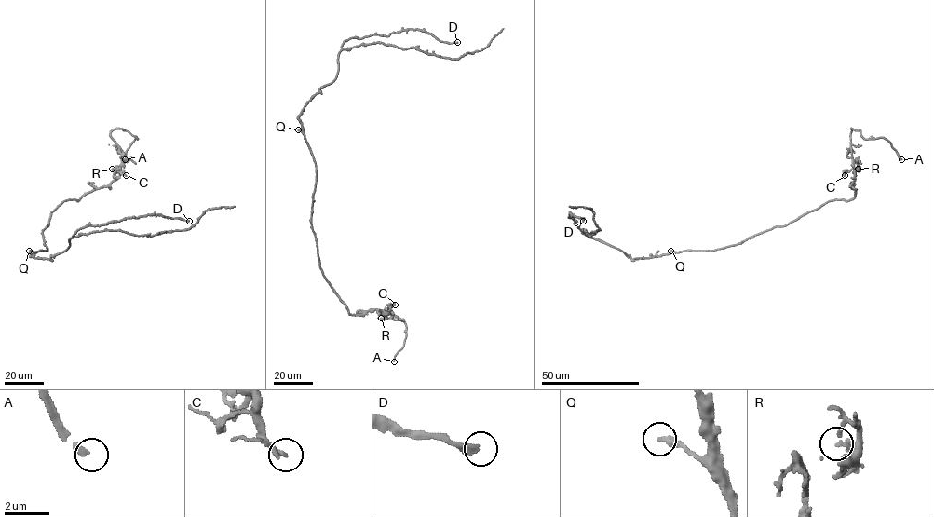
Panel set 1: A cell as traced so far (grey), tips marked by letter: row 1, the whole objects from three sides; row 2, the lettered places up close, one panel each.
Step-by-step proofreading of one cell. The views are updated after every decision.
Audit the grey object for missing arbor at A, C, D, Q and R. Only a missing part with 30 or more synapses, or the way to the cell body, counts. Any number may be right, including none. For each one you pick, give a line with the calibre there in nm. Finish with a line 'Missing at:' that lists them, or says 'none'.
A: Thickness 240 nm
D: Thickness 320 nm
Missing at: A, D

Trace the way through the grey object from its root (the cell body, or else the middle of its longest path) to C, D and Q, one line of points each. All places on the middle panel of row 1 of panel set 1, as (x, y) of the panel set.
C: (316, 177), (311, 224), (324, 278), (351, 315), (363, 315), (372, 309), (387, 314), (392, 304), (395, 305)
D: (316, 177), (299, 115), (334, 79), (345, 41), (413, 29), (457, 42)
Q: (316, 177), (310, 148), (304, 135), (298, 129)

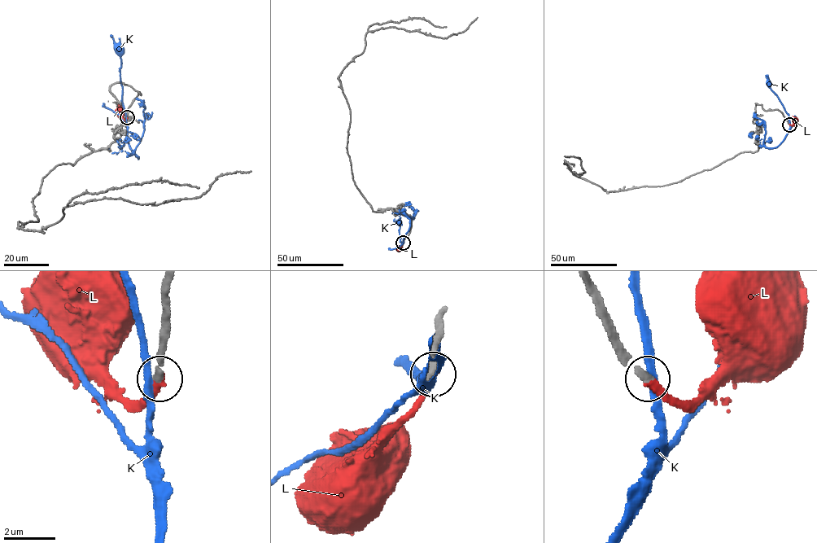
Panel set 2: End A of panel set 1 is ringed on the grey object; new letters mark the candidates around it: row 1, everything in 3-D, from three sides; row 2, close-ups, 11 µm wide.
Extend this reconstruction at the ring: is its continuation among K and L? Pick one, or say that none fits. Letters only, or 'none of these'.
L

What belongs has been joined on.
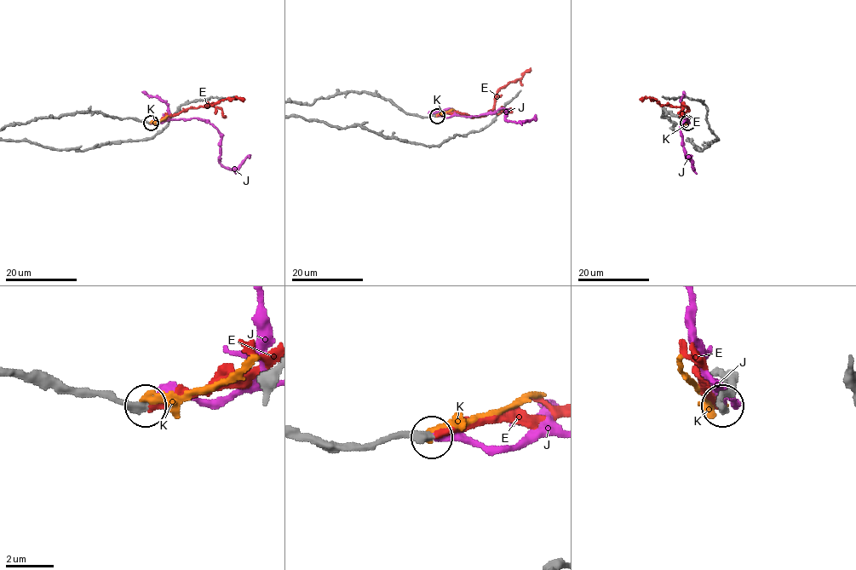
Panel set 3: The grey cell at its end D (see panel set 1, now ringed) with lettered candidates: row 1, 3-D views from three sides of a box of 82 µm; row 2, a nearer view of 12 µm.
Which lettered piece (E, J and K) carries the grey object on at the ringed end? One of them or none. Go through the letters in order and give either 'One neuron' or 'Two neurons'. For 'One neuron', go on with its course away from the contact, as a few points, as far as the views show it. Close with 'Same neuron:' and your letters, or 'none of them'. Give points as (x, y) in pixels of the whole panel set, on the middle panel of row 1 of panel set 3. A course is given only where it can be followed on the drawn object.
E: Two neurons
J: One neuron. Its course: (437, 115), (450, 118), (493, 113), (503, 108), (508, 111), (506, 119), (522, 123), (532, 120), (536, 114)
K: Two neurons
Same neuron: J

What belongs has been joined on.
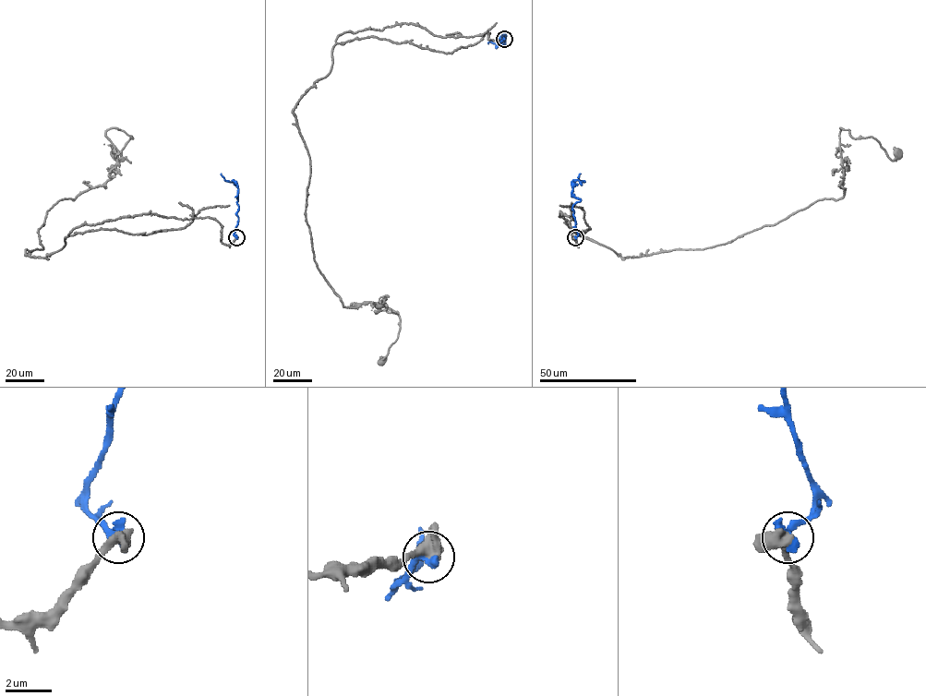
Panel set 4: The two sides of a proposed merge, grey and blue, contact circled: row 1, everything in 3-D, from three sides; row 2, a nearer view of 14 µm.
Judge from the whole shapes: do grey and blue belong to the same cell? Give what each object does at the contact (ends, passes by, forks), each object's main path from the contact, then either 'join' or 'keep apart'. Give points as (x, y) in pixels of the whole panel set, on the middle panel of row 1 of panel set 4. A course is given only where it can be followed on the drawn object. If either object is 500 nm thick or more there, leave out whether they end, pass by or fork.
grey runs (504, 39), (401, 23), (345, 31), (294, 108), (318, 268), (345, 307), (399, 316), (381, 361); blue runs (504, 39), (501, 41), (506, 35), (505, 43), (505, 35), (497, 47), (491, 42), (488, 43); keep apart

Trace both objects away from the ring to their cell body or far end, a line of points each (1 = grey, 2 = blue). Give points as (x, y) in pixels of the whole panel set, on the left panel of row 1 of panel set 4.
1: (236, 237), (144, 214), (27, 256), (59, 200), (114, 174), (112, 128), (133, 138), (114, 154)
2: (236, 237), (234, 233), (238, 219), (236, 214), (238, 186), (233, 180), (225, 181), (221, 174)

